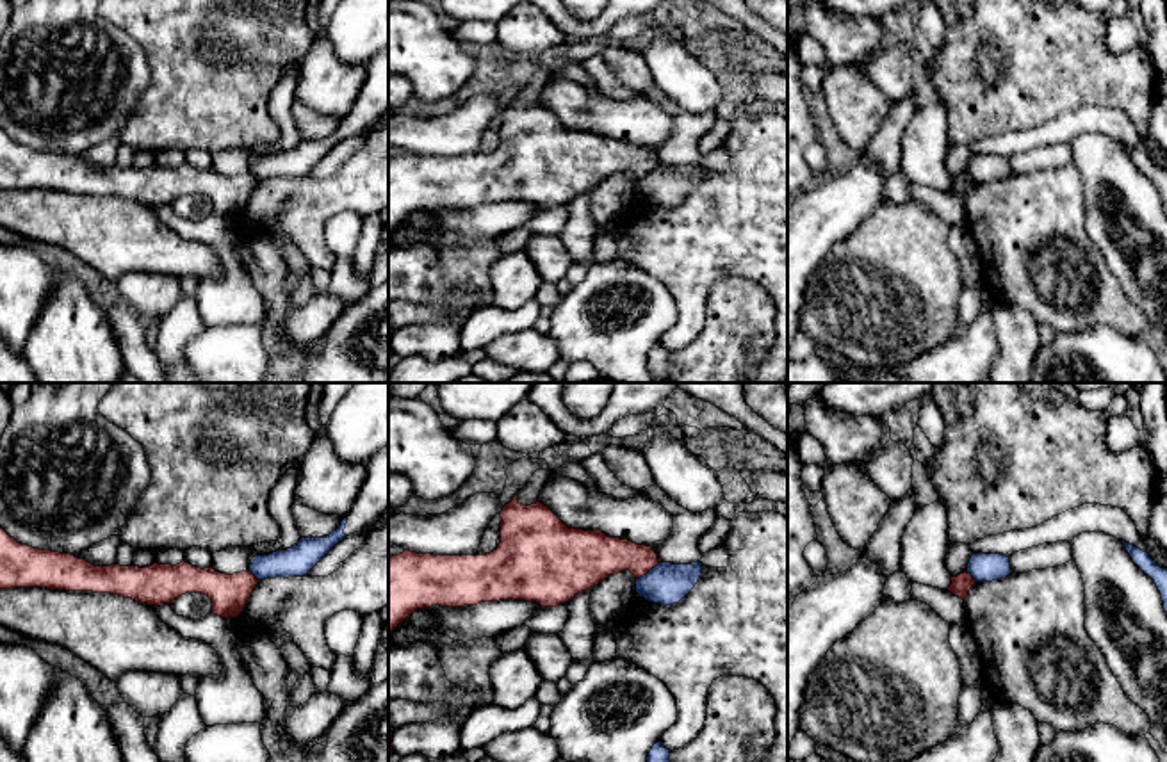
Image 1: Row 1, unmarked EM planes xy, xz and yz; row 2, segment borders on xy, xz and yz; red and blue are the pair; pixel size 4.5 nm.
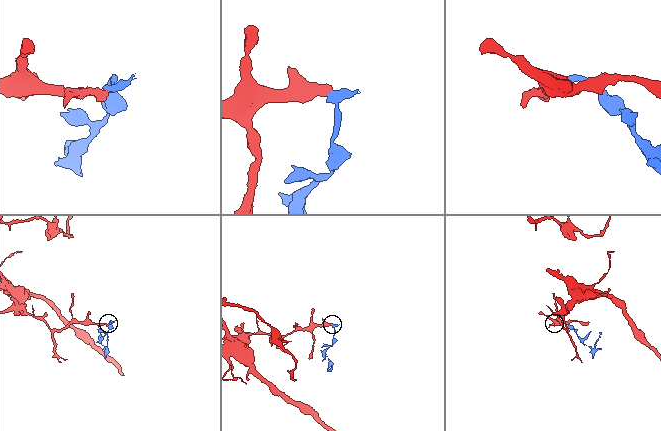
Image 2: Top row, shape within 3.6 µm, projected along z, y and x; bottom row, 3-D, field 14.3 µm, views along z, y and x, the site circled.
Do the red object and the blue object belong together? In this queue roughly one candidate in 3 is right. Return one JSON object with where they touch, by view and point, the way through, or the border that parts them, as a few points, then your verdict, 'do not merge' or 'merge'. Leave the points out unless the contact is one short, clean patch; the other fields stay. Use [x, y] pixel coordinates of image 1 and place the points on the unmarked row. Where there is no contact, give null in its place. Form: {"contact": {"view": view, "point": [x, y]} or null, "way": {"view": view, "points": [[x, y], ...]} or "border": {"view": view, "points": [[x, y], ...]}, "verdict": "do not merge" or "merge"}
{"contact": {"view": "xz", "point": [647, 173]}, "border": {"view": "xz", "points": [[660, 164], [636, 180]]}, "verdict": "do not merge"}

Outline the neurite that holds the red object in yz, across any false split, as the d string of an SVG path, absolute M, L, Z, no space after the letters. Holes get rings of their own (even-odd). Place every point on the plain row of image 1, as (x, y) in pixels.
M964 173L957 178L951 178L948 192L964 201L975 185L976 182L971 178L971 174Z

